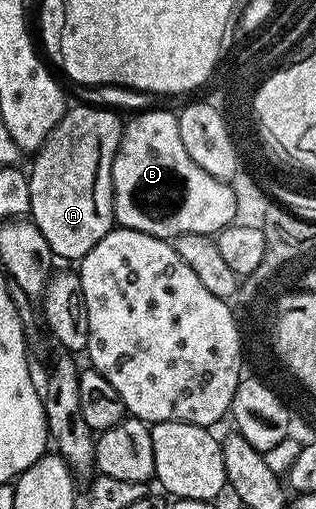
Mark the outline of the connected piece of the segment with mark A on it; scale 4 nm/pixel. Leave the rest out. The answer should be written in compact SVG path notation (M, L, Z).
M93 104L77 105L67 109L66 115L33 155L34 163L28 167L31 186L28 217L40 232L44 232L44 240L48 240L48 248L58 260L81 260L116 226L112 164L116 160L124 122L113 109Z

